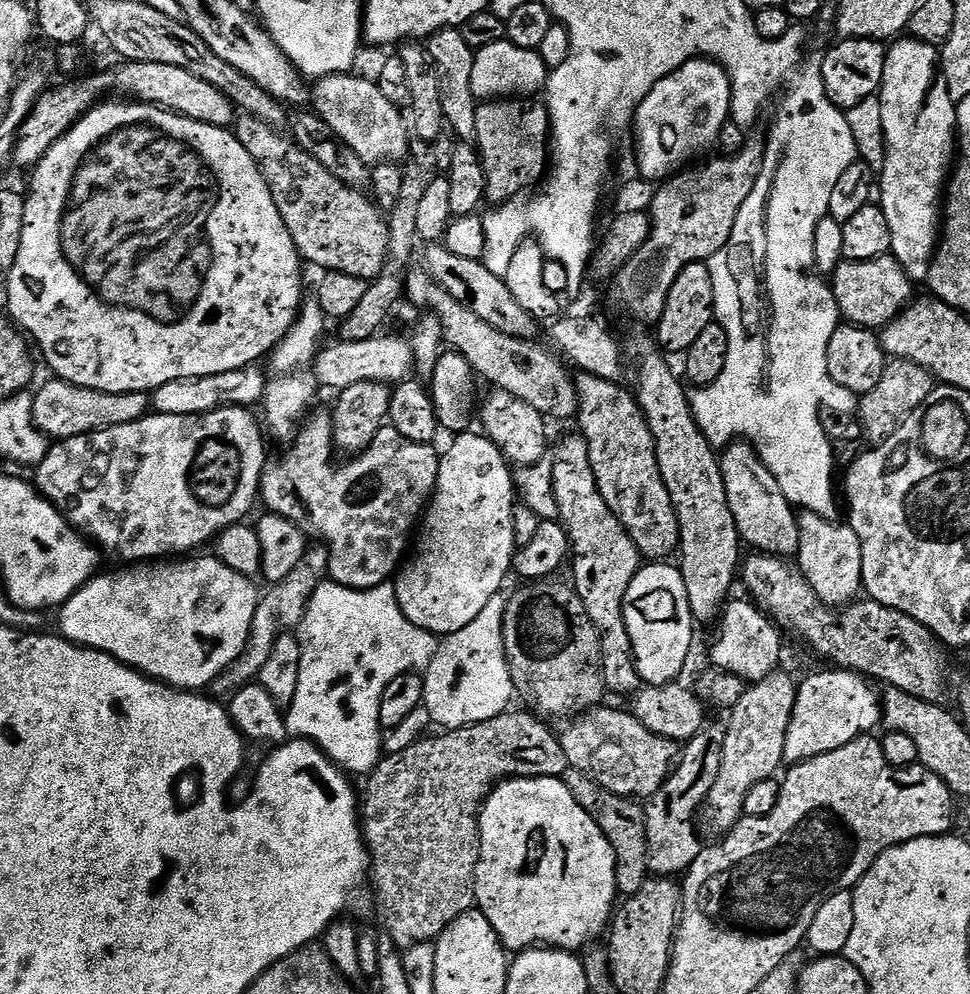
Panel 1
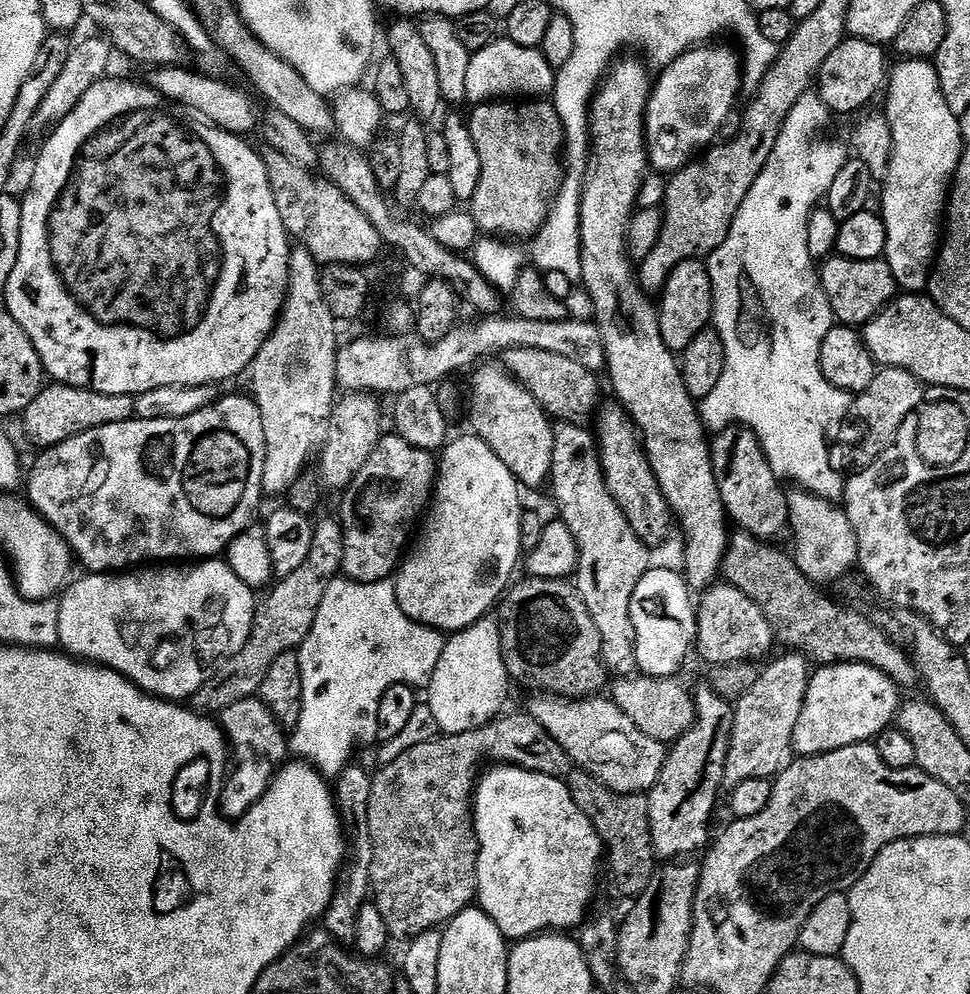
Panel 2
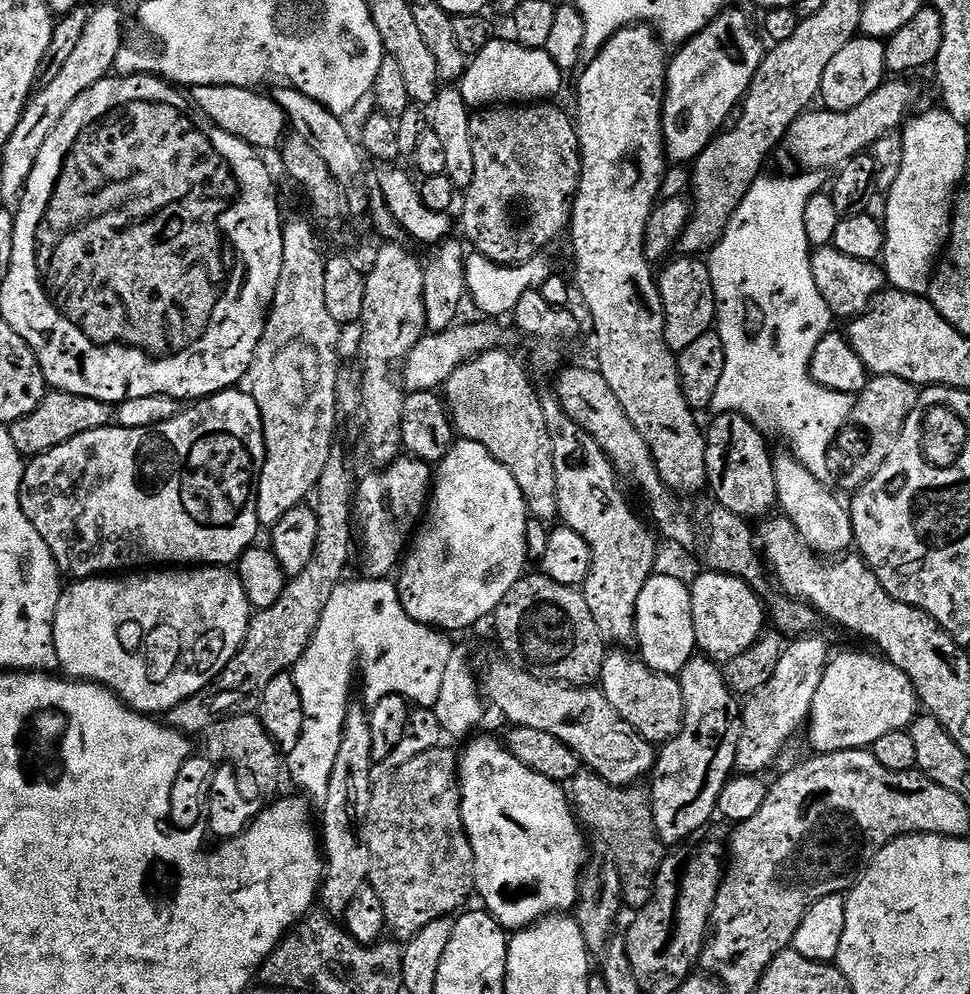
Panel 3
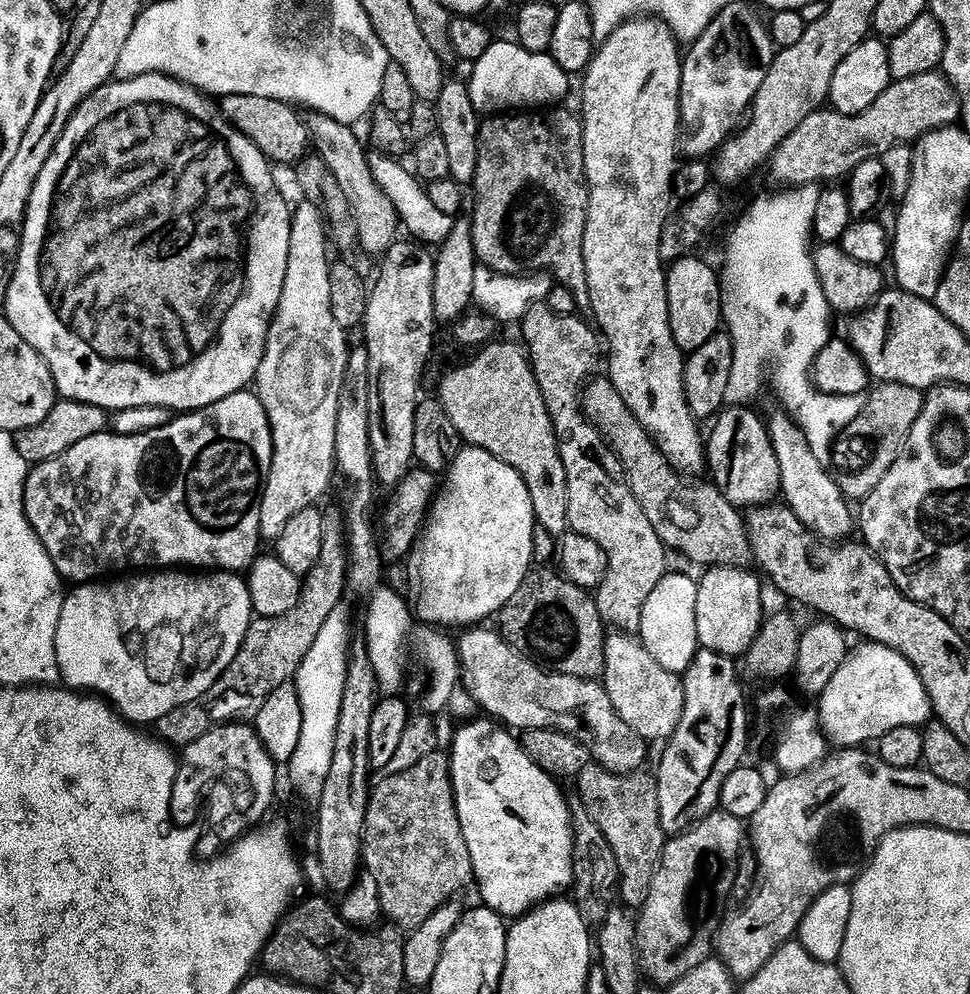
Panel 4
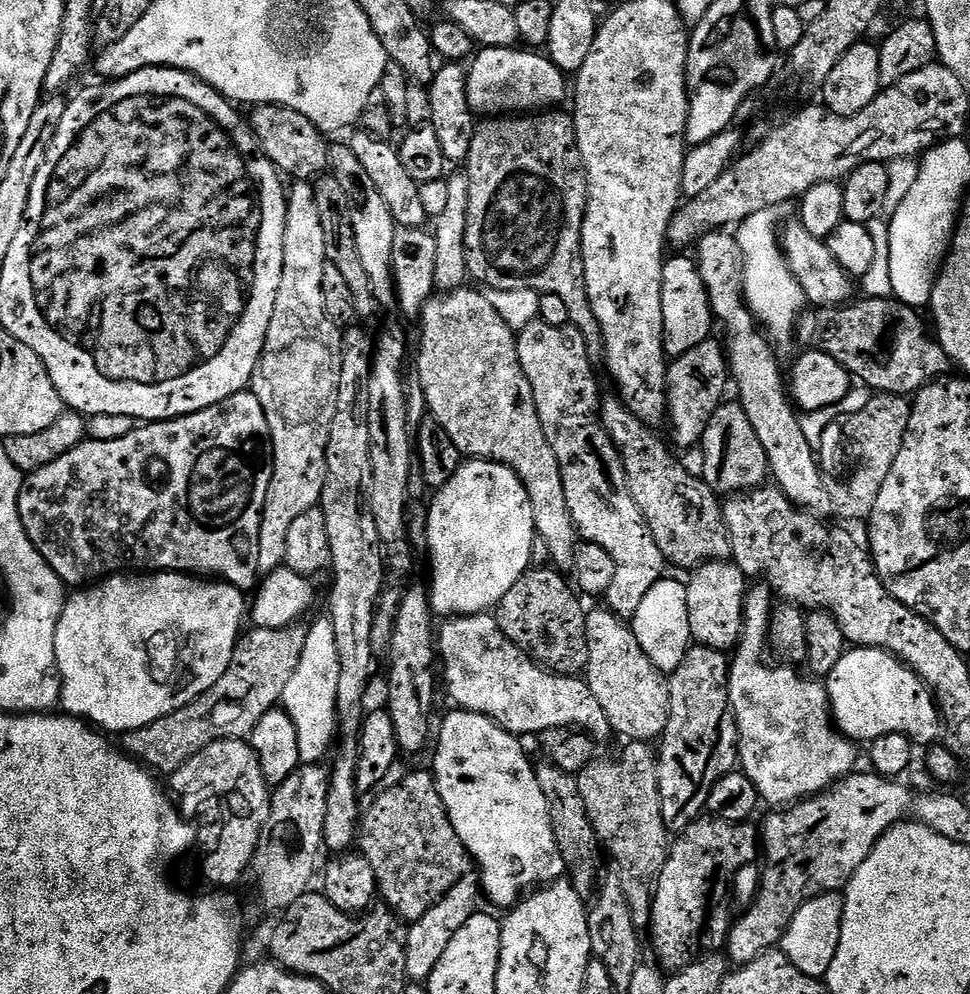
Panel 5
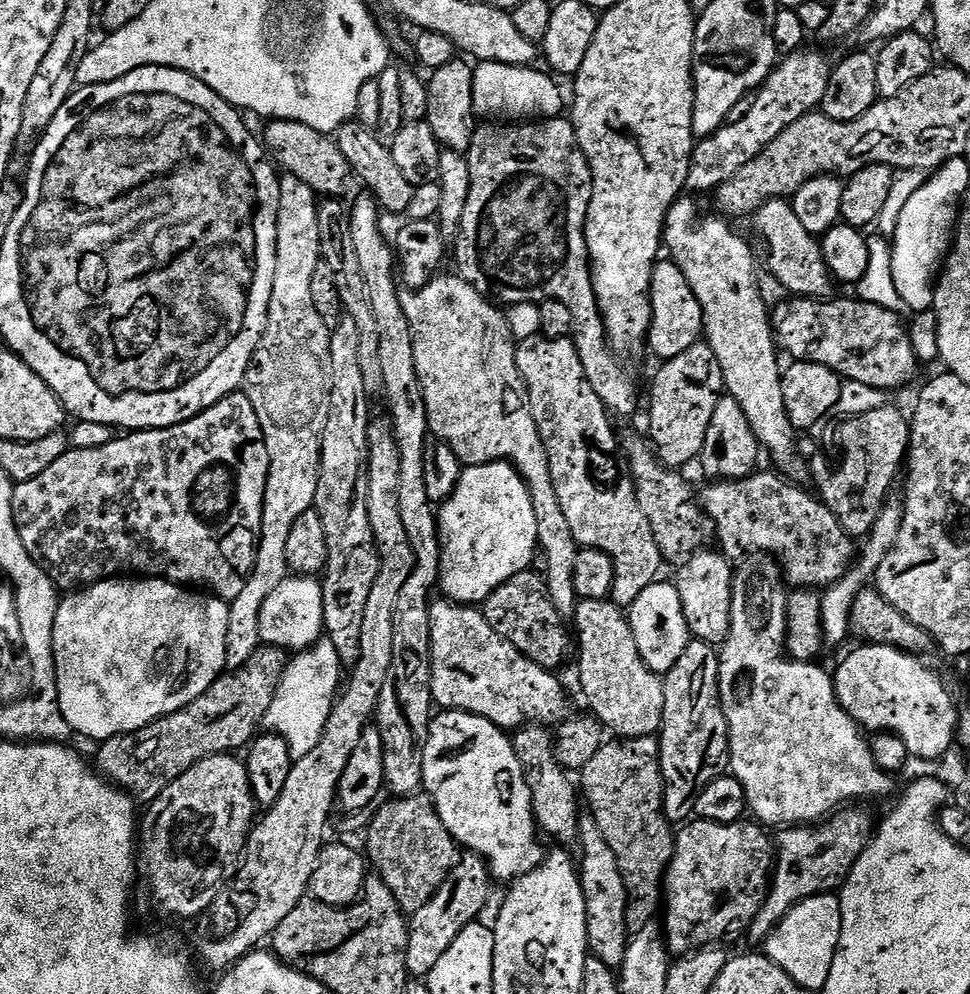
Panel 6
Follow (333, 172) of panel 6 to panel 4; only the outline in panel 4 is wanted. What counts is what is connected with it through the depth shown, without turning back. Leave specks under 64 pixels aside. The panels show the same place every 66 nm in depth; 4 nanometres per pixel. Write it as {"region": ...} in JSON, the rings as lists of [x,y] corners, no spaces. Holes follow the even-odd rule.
{"region":[[[238,95],[223,97],[222,104],[224,104],[223,115],[229,124],[252,140],[273,165],[296,164],[307,154],[310,128],[304,125],[303,118],[296,113],[299,111],[293,105],[274,98]]]}

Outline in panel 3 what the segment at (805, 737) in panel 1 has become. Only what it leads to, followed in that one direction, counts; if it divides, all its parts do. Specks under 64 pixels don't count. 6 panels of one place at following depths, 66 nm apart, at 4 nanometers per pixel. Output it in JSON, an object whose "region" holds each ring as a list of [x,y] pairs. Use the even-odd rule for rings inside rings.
{"region":[[[848,652],[829,663],[822,686],[818,686],[818,694],[814,694],[812,715],[806,725],[813,753],[841,752],[851,748],[868,750],[886,734],[907,729],[916,719],[918,701],[908,675],[893,666],[891,660],[876,656]]]}

